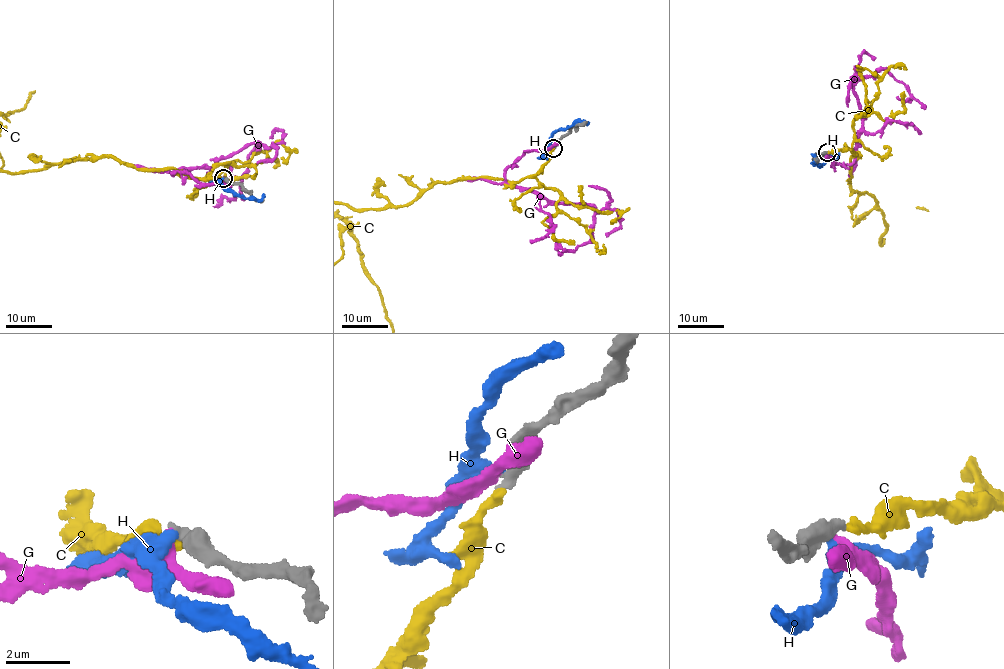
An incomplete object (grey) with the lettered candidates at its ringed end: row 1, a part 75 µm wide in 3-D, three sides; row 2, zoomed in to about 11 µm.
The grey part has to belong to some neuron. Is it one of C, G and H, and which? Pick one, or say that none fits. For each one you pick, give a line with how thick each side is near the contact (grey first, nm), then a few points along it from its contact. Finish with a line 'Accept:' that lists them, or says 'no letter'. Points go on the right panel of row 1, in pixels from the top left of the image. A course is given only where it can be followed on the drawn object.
C: calibres 360 and 300 nm
Accept: C

